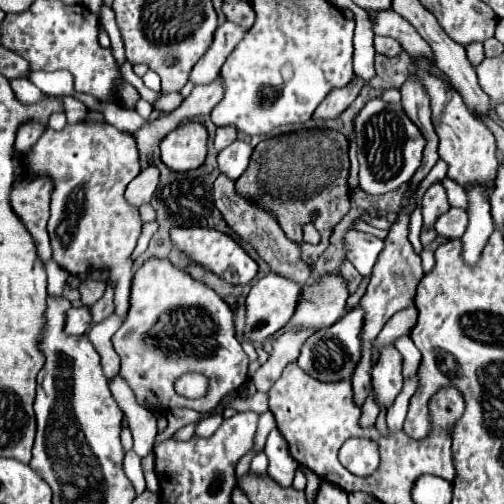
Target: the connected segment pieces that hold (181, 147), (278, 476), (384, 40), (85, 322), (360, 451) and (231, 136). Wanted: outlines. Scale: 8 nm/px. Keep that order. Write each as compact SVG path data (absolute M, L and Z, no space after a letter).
M189 120L171 130L159 144L161 162L177 172L199 168L207 154L207 128L201 120Z
M275 428L271 430L267 444L265 444L265 454L269 458L269 468L267 474L279 482L281 486L291 486L293 482L293 474L297 468L297 462L291 458L289 450L287 450L287 442L281 436L281 432Z
M375 36L375 50L385 56L399 56L403 52L401 44L395 38L387 38L387 36Z
M69 308L65 318L65 334L81 336L91 326L91 314L89 308Z
M349 438L340 448L338 458L355 476L371 476L380 463L377 442L369 438Z
M221 126L221 128L217 128L215 148L217 148L217 150L223 150L223 148L229 146L235 138L237 138L237 128L235 128L235 126Z

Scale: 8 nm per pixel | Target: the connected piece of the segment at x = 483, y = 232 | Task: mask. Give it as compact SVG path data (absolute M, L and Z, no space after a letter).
M471 186L467 188L469 196L469 226L465 234L461 236L463 240L463 258L467 264L475 264L481 256L481 250L487 242L487 238L493 232L493 218L491 218L491 206L485 198L487 190L481 186Z

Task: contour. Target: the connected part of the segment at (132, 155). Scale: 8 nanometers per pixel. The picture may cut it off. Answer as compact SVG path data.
M25 122L15 134L15 150L27 152L21 166L27 176L43 176L53 182L49 238L53 260L75 276L87 276L97 270L109 272L109 282L115 290L115 314L125 318L129 310L129 294L133 280L131 254L141 236L143 220L139 208L125 200L127 184L139 174L139 152L133 136L109 130L107 124L67 124L63 130L47 128L41 138L41 124Z

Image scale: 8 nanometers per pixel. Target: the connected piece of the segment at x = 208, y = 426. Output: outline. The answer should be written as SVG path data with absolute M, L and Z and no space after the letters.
M215 415L201 420L197 423L197 430L195 430L195 434L199 434L199 436L209 436L209 434L214 434L221 425L222 421L222 415Z

